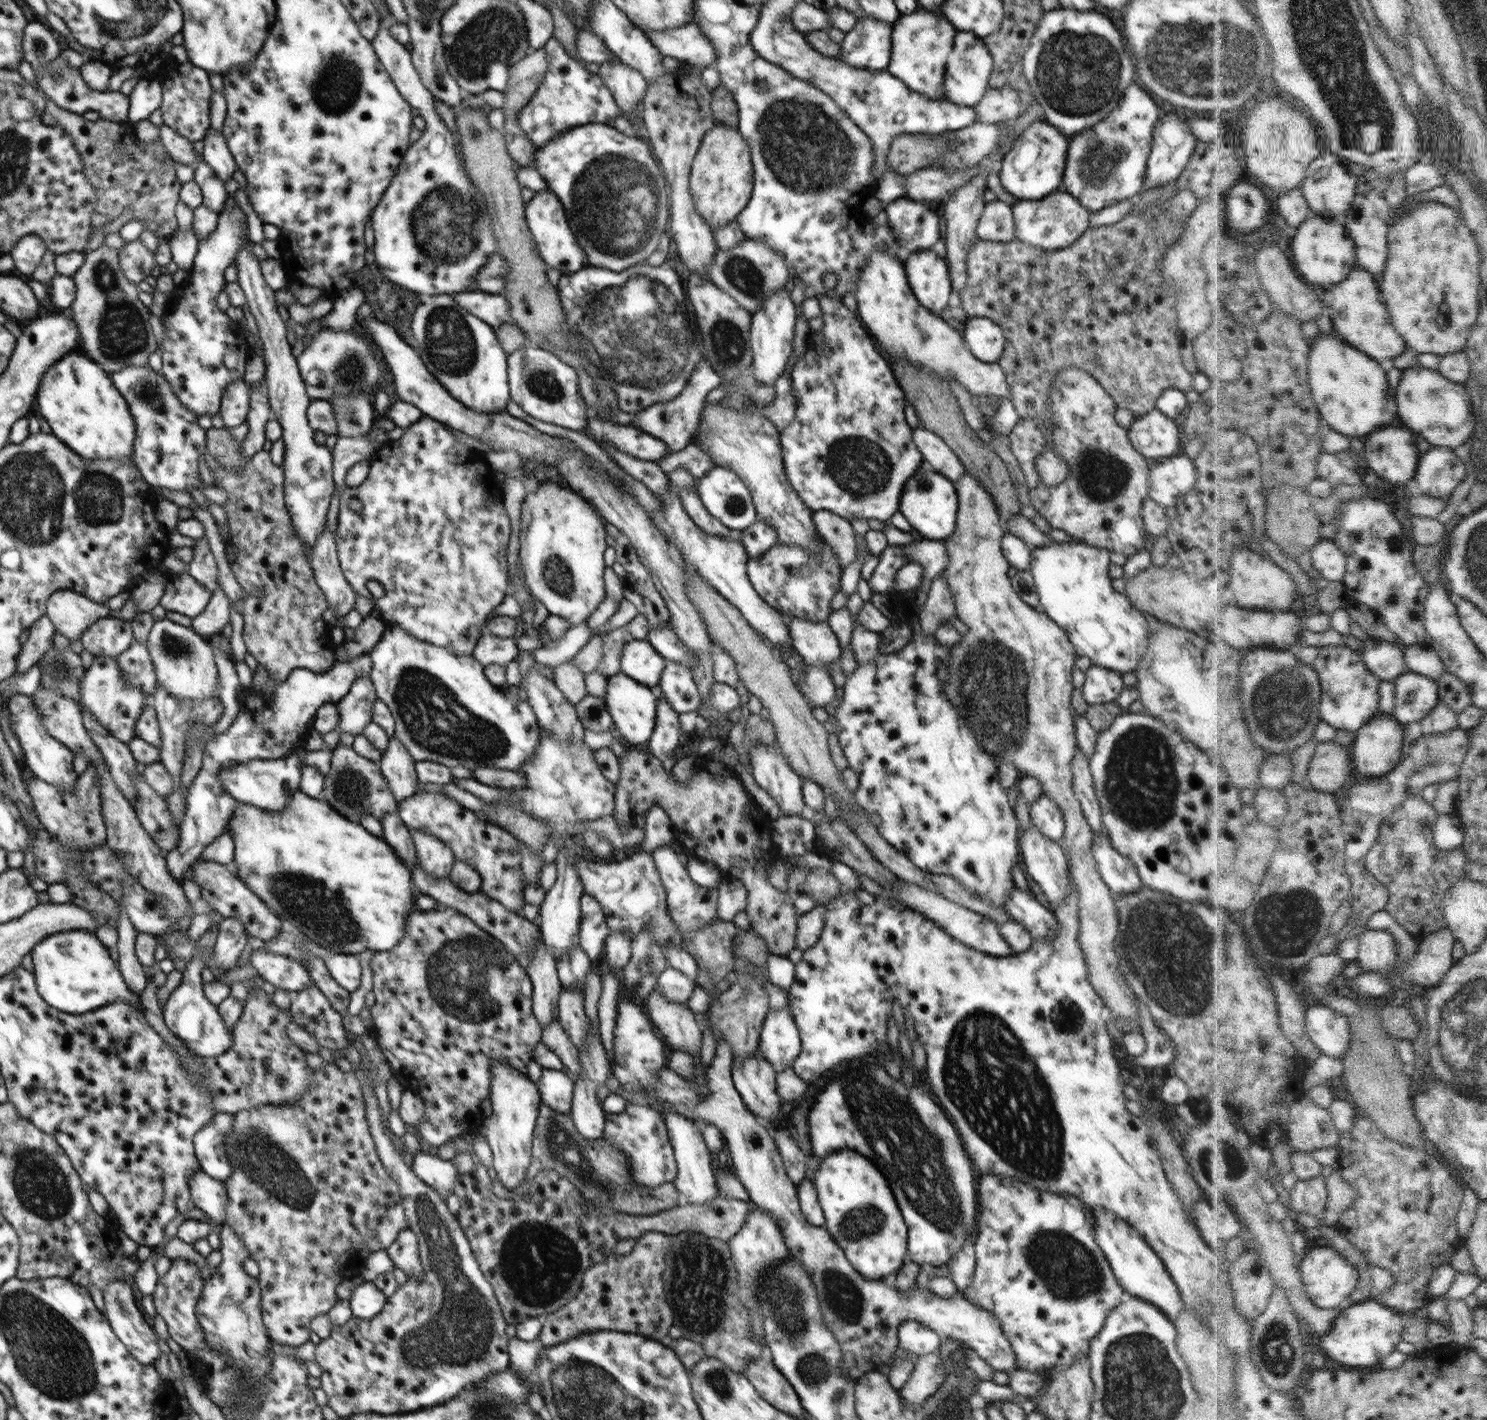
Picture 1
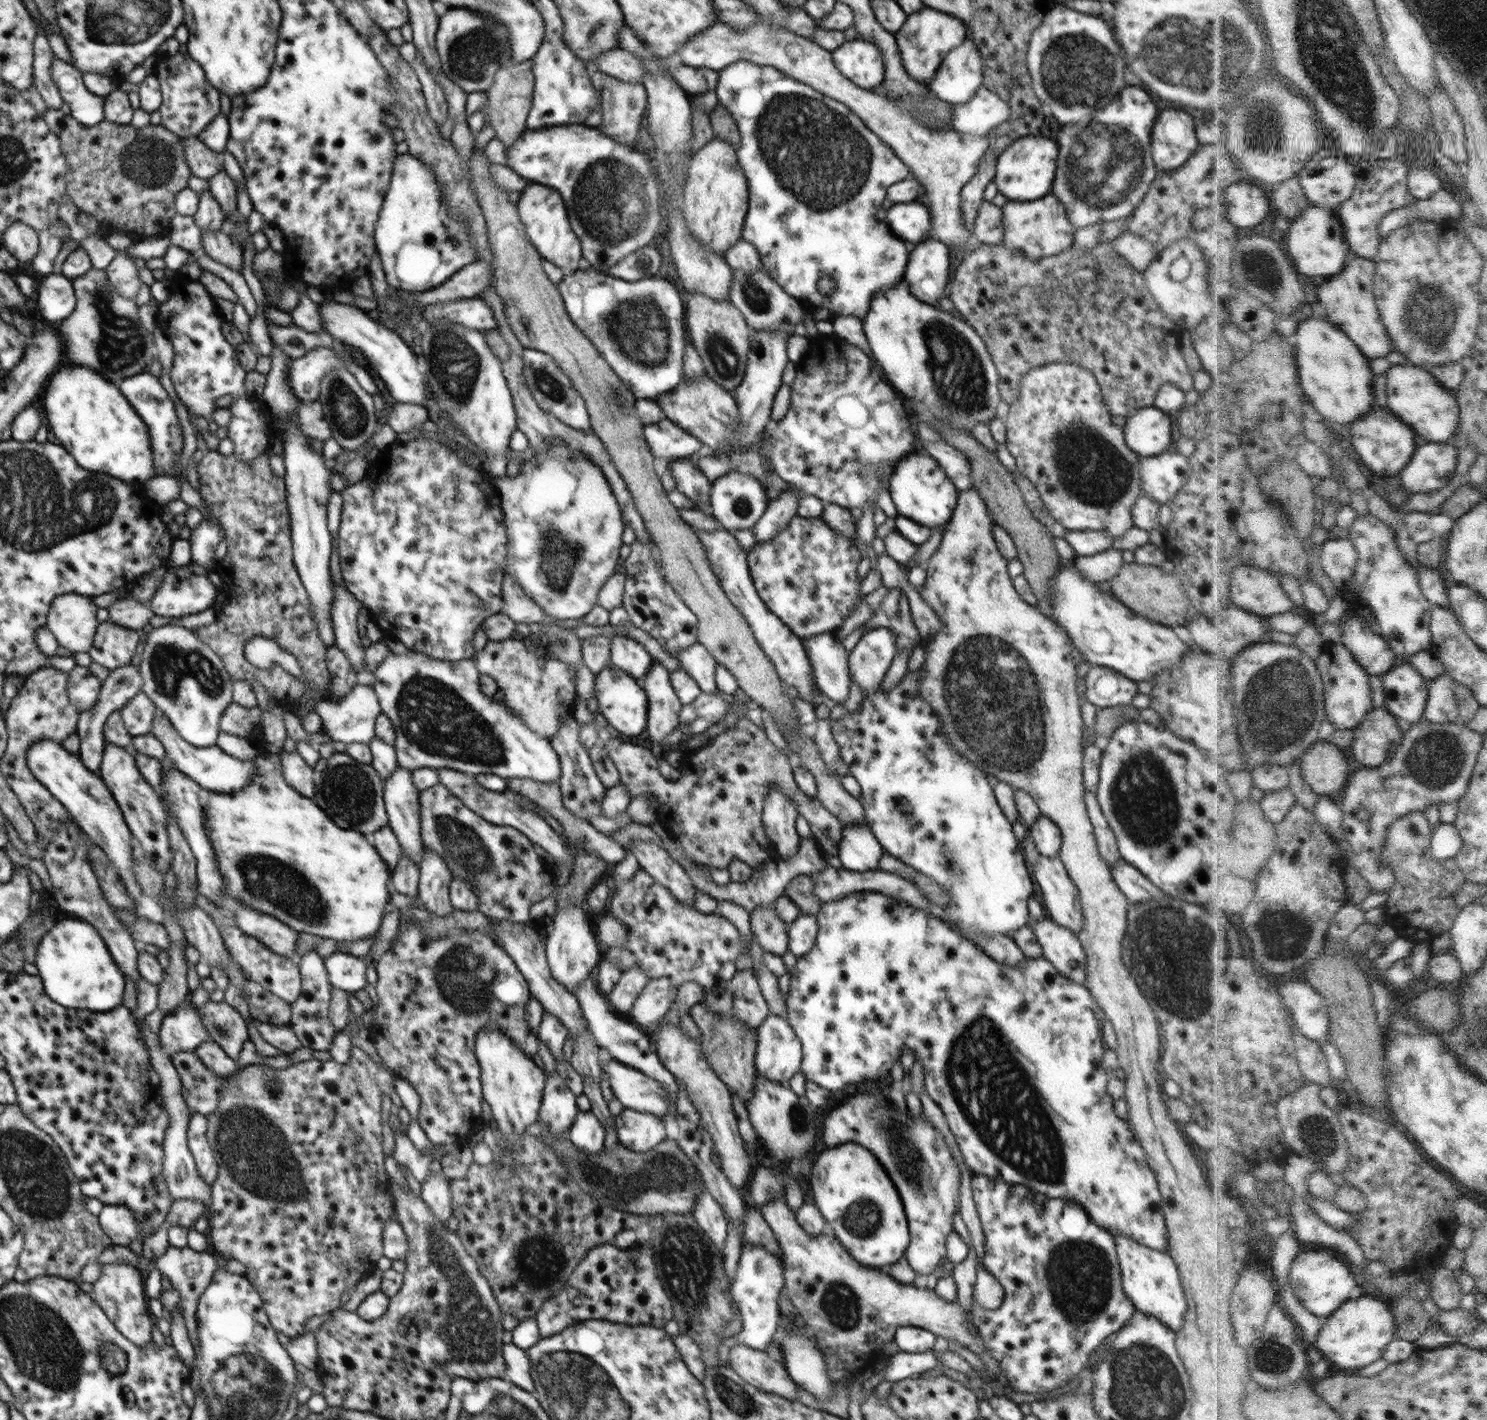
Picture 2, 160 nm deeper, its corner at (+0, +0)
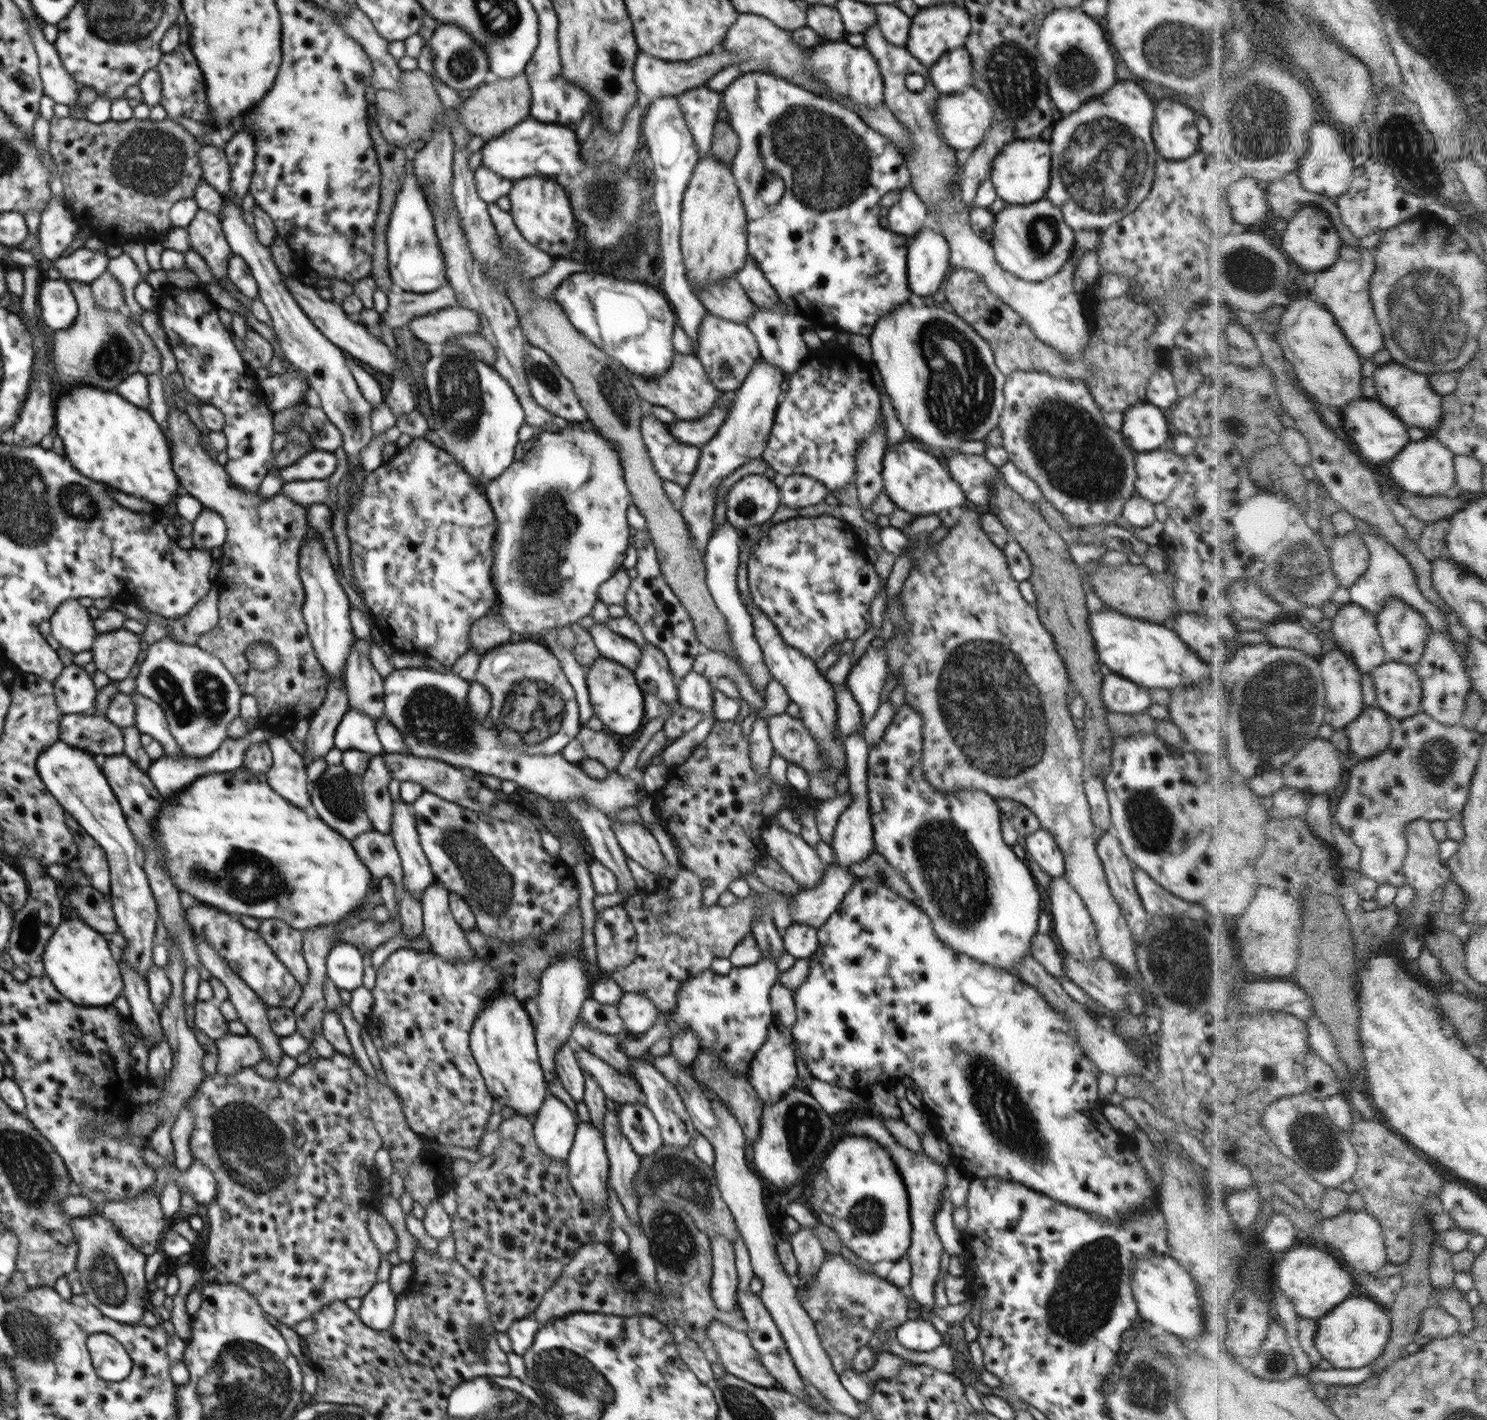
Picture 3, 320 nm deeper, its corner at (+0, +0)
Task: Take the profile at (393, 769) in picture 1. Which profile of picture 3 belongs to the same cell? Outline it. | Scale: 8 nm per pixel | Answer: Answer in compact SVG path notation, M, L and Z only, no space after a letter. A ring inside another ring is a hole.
M400 799L393 802L392 810L391 836L402 861L402 886L414 899L420 900L423 892L435 881L435 874L420 845L411 804Z

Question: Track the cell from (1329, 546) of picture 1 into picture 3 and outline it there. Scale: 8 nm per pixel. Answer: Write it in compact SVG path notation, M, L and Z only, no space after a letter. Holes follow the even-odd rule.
M1356 534L1337 535L1332 549L1333 565L1341 586L1351 589L1371 567L1371 548Z

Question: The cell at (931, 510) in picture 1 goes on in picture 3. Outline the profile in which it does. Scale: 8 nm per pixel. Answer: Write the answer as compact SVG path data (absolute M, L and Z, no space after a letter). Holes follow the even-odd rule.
M911 441L892 444L883 456L883 488L889 499L902 510L916 517L944 515L949 510L960 508L966 500L964 491L951 477L943 458L938 458L929 449Z

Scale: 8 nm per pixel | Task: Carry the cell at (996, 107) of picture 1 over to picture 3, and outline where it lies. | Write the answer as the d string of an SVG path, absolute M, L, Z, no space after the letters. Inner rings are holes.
M972 86L958 94L941 95L935 108L937 133L950 148L954 148L956 151L970 150L970 148L977 147L987 134L993 119L992 114L988 98L980 94L976 88L972 90Z

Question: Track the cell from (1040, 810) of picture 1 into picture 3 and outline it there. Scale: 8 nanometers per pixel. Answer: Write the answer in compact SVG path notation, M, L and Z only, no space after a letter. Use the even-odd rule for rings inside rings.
M1039 829L1023 839L1023 845L1028 858L1032 858L1046 874L1053 878L1065 874L1065 864L1062 851L1054 841L1054 837Z

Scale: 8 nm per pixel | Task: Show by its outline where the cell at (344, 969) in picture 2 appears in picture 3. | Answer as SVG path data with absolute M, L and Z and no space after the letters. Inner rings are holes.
M342 943L332 947L326 968L327 977L340 989L353 991L362 985L363 954L353 944Z

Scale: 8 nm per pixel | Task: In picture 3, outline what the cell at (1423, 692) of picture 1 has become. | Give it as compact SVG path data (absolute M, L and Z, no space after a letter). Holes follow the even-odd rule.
M1390 661L1370 673L1377 690L1377 705L1393 719L1416 716L1423 710L1425 692L1417 665Z

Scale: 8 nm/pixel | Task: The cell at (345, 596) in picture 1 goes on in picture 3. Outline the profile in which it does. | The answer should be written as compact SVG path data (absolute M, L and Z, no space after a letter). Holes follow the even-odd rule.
M354 637L353 646L351 646L351 651L349 652L347 663L345 664L345 676L343 680L348 695L348 706L349 708L355 708L363 712L376 723L379 718L386 717L383 679L380 677L378 671L374 669L374 665L370 662L369 655L360 655L355 649L356 640L356 637Z

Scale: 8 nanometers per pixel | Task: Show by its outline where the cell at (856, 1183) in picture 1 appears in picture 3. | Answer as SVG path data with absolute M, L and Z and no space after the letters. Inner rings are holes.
M852 1136L852 1138L844 1138L844 1140L836 1140L836 1146L833 1146L833 1149L828 1152L827 1157L822 1163L822 1168L817 1174L817 1178L814 1181L814 1192L810 1201L812 1204L812 1211L814 1215L818 1218L818 1223L826 1224L826 1219L820 1219L821 1214L824 1212L824 1202L831 1202L836 1206L836 1211L831 1216L834 1216L836 1220L832 1220L832 1228L836 1228L840 1222L848 1222L850 1226L850 1234L838 1234L839 1238L842 1238L843 1245L845 1245L850 1251L852 1251L856 1256L868 1261L869 1263L875 1264L880 1261L893 1261L896 1262L899 1259L902 1259L904 1255L907 1254L910 1245L911 1245L911 1234L912 1234L912 1221L910 1220L910 1203L907 1193L907 1188L905 1182L903 1181L903 1176L899 1173L899 1168L896 1166L895 1160L890 1156L887 1148L884 1148L880 1143L877 1143L874 1139L870 1137L862 1136Z

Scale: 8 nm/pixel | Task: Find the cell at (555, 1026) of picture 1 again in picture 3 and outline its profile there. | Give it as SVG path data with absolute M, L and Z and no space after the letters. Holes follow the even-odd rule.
M614 1110L607 1111L604 1115L603 1139L605 1140L605 1149L609 1158L609 1183L617 1194L623 1209L626 1211L631 1222L639 1222L641 1220L639 1213L639 1198L633 1189L634 1179L637 1172L643 1170L641 1166L641 1156L633 1151L629 1140L622 1134L619 1118Z

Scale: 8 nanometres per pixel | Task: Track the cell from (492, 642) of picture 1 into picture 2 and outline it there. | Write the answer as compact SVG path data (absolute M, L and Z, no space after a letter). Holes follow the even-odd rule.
M508 638L502 641L489 640L477 653L477 669L481 675L491 676L504 692L506 706L515 712L521 721L539 736L552 738L560 728L567 712L574 711L576 669L571 664L540 657L536 650L528 650L523 641Z

